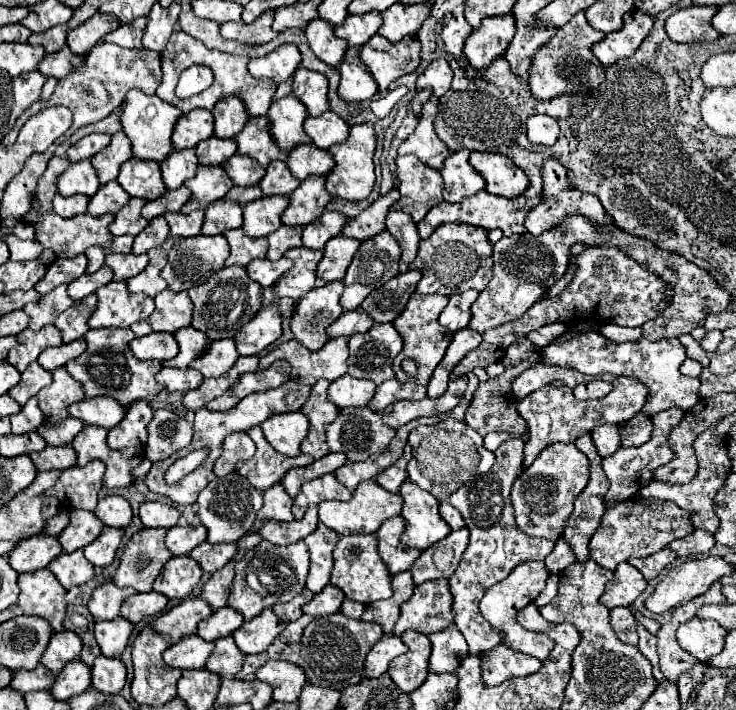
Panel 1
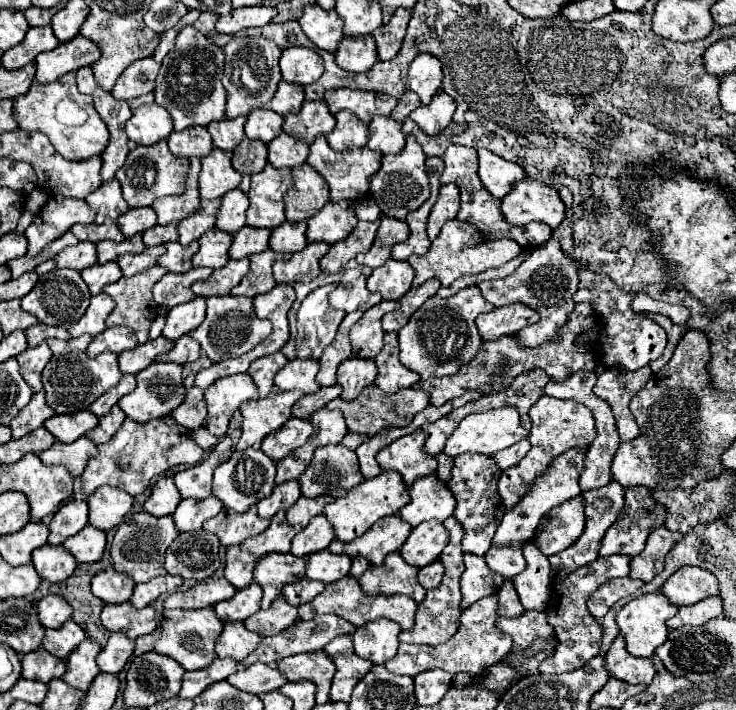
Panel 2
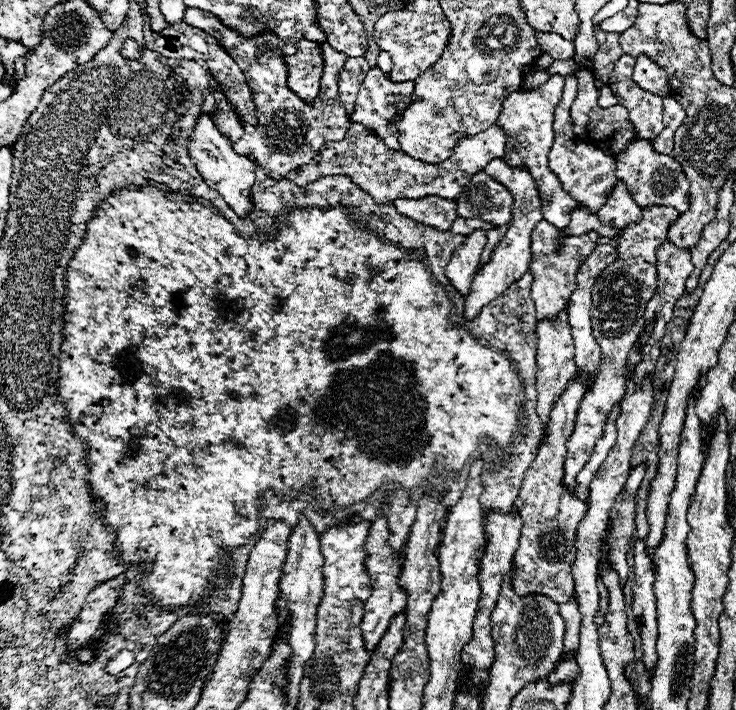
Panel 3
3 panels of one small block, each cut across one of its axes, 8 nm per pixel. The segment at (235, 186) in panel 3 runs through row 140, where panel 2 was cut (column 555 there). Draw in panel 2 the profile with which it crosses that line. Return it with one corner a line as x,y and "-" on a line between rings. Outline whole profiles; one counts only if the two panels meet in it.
532,178
520,180
512,186
512,192
502,200
500,212
512,226
544,222
552,230
556,230
566,218
566,206
560,200
560,194

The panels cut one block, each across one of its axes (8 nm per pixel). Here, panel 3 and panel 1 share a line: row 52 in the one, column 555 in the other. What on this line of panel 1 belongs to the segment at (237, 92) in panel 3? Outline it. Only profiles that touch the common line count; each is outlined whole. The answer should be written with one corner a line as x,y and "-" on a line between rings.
550,158
550,160
544,162
542,178
544,178
542,202
528,212
526,222
524,222
524,226
528,228
530,234
540,236
542,232
560,226
560,224
562,224
568,216
572,216
572,214
580,214
580,216
588,218
596,228
600,228
600,226
606,224
606,212
604,212
600,200
598,200
594,194
582,194
580,190
574,190
574,188
572,188
572,172
570,172
566,166
562,166
558,160

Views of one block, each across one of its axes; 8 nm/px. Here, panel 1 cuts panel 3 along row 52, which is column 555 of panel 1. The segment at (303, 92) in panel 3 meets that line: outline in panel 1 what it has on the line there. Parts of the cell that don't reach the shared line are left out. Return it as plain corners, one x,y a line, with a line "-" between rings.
588,248
580,258
576,258
576,270
570,284
556,298
544,298
536,306
528,308
528,314
522,314
514,322
506,322
498,328
492,328
482,334
482,344
476,350
470,350
452,370
450,380
456,380
462,374
472,372
474,368
486,368
492,362
498,362
504,356
504,348
516,342
520,336
526,336
532,330
538,330
544,324
572,324
580,320
598,322
598,324
618,324
630,328
641,327
644,322
656,318
670,302
672,288
666,282
660,282
658,276
644,270
632,258
628,258
618,248

